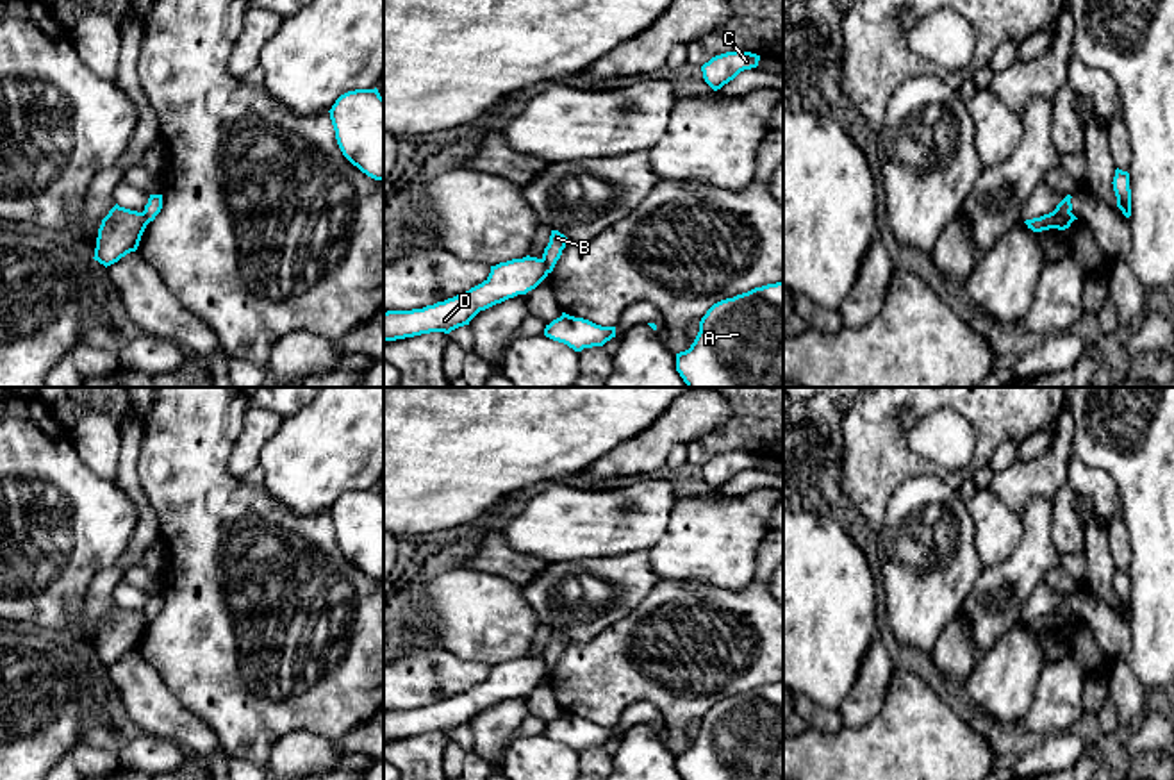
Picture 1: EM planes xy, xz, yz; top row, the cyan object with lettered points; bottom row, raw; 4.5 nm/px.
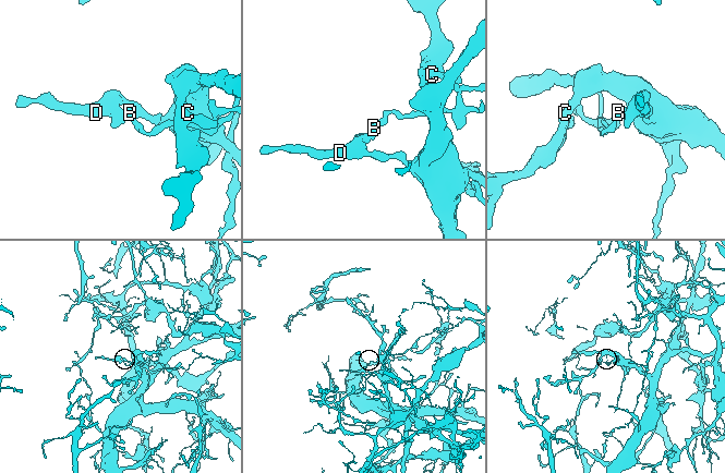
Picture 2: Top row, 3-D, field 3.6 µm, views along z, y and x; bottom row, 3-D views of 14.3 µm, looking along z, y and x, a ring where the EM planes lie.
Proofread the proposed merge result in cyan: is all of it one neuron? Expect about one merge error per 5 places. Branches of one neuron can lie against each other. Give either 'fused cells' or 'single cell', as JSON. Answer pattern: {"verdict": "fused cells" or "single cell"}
{"verdict": "fused cells"}

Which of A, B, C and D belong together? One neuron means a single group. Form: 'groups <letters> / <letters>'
groups A C D / B

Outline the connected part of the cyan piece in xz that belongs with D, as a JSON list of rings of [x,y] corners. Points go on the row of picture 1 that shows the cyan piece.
[[[530,255],[491,266],[489,277],[462,295],[423,309],[384,312],[384,343],[430,332],[450,334],[469,325],[480,311],[526,295],[546,277],[544,261]]]

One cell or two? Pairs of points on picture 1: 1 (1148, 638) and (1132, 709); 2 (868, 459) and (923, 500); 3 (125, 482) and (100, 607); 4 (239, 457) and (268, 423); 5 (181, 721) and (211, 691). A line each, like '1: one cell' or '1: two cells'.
1: two cells
2: two cells
3: one cell
4: one cell
5: two cells

